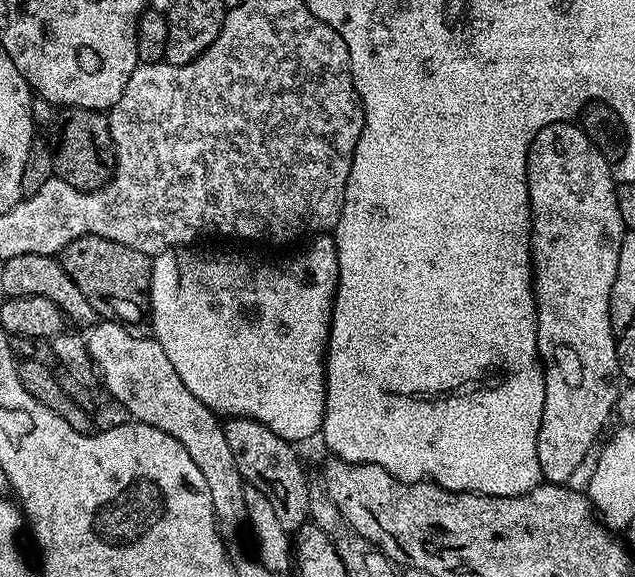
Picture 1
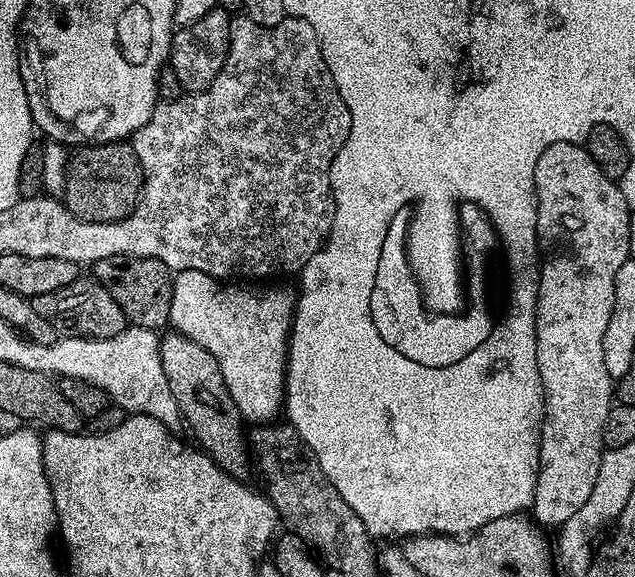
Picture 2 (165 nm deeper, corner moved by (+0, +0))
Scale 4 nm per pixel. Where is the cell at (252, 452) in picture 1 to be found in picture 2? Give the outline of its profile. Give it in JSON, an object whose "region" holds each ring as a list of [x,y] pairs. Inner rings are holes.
{"region":[[[168,330],[160,336],[160,353],[162,354],[162,370],[166,370],[166,378],[170,382],[170,390],[174,394],[174,402],[178,402],[183,423],[188,424],[190,431],[196,435],[195,443],[203,451],[211,456],[219,468],[225,468],[231,476],[237,478],[247,477],[248,464],[250,468],[250,448],[246,443],[246,421],[241,416],[238,406],[228,389],[228,377],[222,374],[218,366],[216,356],[210,354],[198,342],[186,338],[183,334],[175,330]]]}

